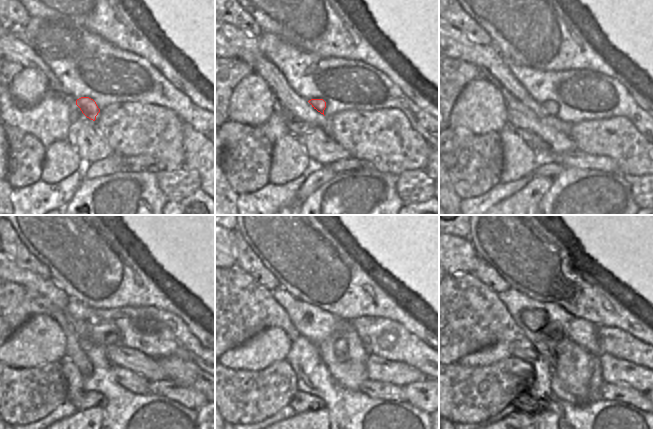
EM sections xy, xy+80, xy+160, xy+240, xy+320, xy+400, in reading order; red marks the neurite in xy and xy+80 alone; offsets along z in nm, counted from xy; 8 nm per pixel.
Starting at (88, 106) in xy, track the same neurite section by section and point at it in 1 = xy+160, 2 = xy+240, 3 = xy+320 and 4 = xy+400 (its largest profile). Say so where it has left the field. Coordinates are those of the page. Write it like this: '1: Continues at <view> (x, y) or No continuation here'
1: Continues at xy+160 (551, 107)
2: Continues at xy+240 (105, 333)
3: Continues at xy+320 (343, 354)
4: Continues at xy+400 (577, 372)

